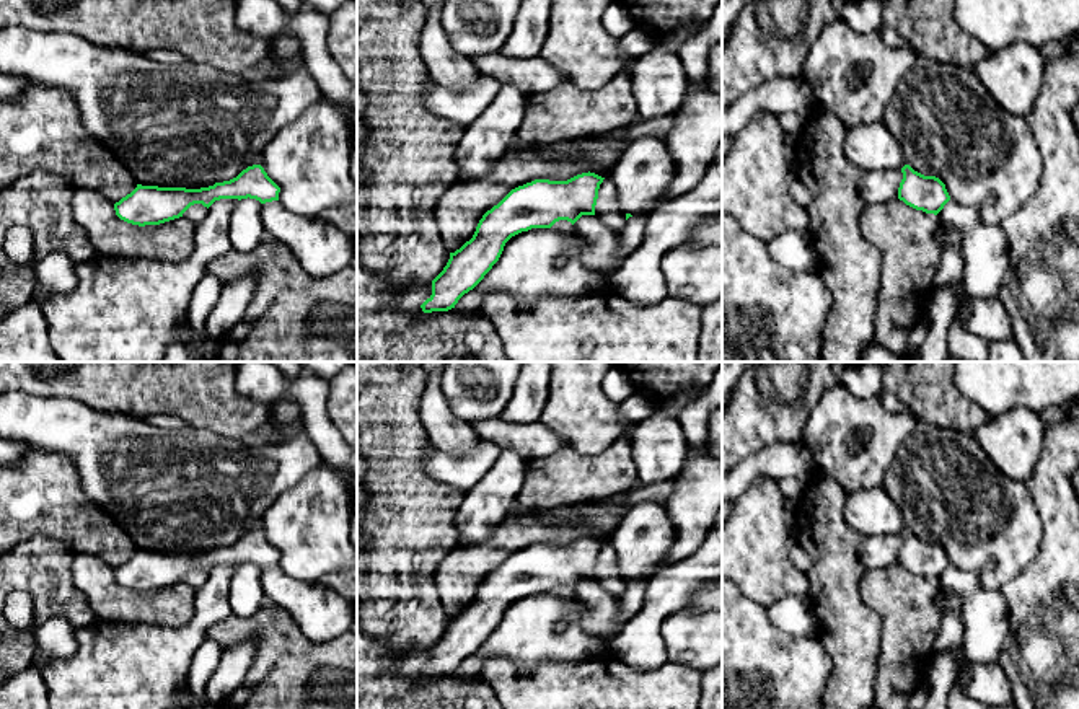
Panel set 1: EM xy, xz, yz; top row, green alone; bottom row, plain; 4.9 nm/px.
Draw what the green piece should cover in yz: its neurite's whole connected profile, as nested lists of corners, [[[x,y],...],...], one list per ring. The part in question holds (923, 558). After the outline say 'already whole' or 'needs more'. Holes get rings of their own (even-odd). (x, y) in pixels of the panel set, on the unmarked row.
[[[909,530],[901,533],[903,544],[898,553],[898,564],[906,570],[937,580],[950,566],[945,549],[936,541],[924,541]]]; already whole

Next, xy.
[[[261,530],[243,535],[236,543],[209,553],[137,553],[114,569],[116,580],[132,590],[160,590],[183,579],[194,569],[210,572],[220,564],[256,564],[261,569],[279,566],[280,553],[267,541]]]; already whole

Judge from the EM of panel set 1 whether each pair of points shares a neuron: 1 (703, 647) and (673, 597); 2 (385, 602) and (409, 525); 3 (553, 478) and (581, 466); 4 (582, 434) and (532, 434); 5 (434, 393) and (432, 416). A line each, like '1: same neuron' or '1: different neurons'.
1: different neurons
2: same neuron
3: same neuron
4: different neurons
5: same neuron

